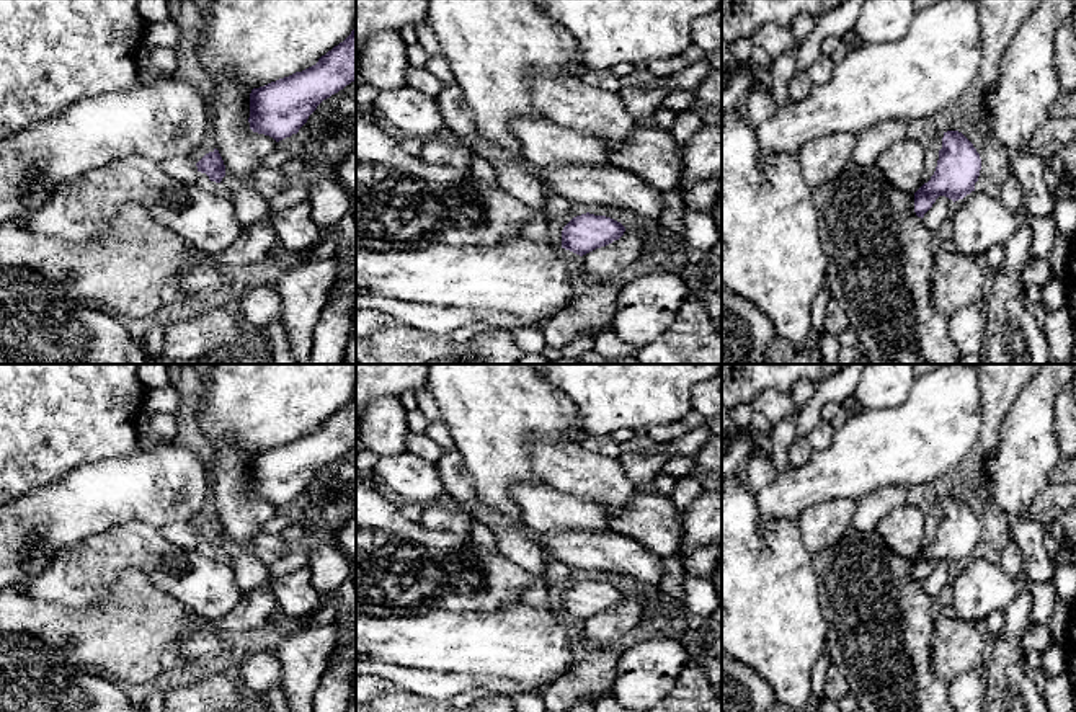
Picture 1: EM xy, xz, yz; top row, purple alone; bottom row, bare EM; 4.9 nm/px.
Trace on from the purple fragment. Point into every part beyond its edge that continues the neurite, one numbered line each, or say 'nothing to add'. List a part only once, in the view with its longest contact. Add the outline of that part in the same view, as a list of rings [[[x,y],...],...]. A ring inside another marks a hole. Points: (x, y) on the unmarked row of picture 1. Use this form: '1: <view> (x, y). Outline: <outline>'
nothing to add

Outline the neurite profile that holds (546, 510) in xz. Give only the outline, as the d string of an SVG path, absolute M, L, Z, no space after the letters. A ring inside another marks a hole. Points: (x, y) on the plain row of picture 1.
M514 483L509 492L516 508L524 516L524 526L539 534L612 532L609 508L596 501L578 500L542 483Z

